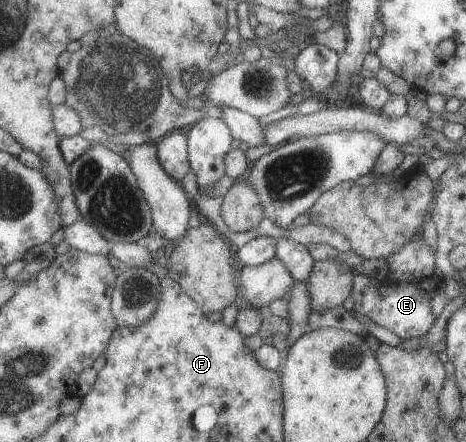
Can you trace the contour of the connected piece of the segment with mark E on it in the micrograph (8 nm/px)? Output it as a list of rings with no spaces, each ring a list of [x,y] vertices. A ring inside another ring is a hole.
[[[423,239],[409,240],[395,254],[383,259],[364,259],[357,267],[351,268],[351,283],[353,286],[351,288],[351,297],[354,301],[352,310],[358,312],[358,314],[364,314],[378,326],[383,326],[386,330],[390,330],[400,340],[424,336],[436,318],[429,305],[430,297],[436,293],[432,290],[434,288],[434,282],[432,282],[434,268],[436,268],[435,255],[426,246]]]

